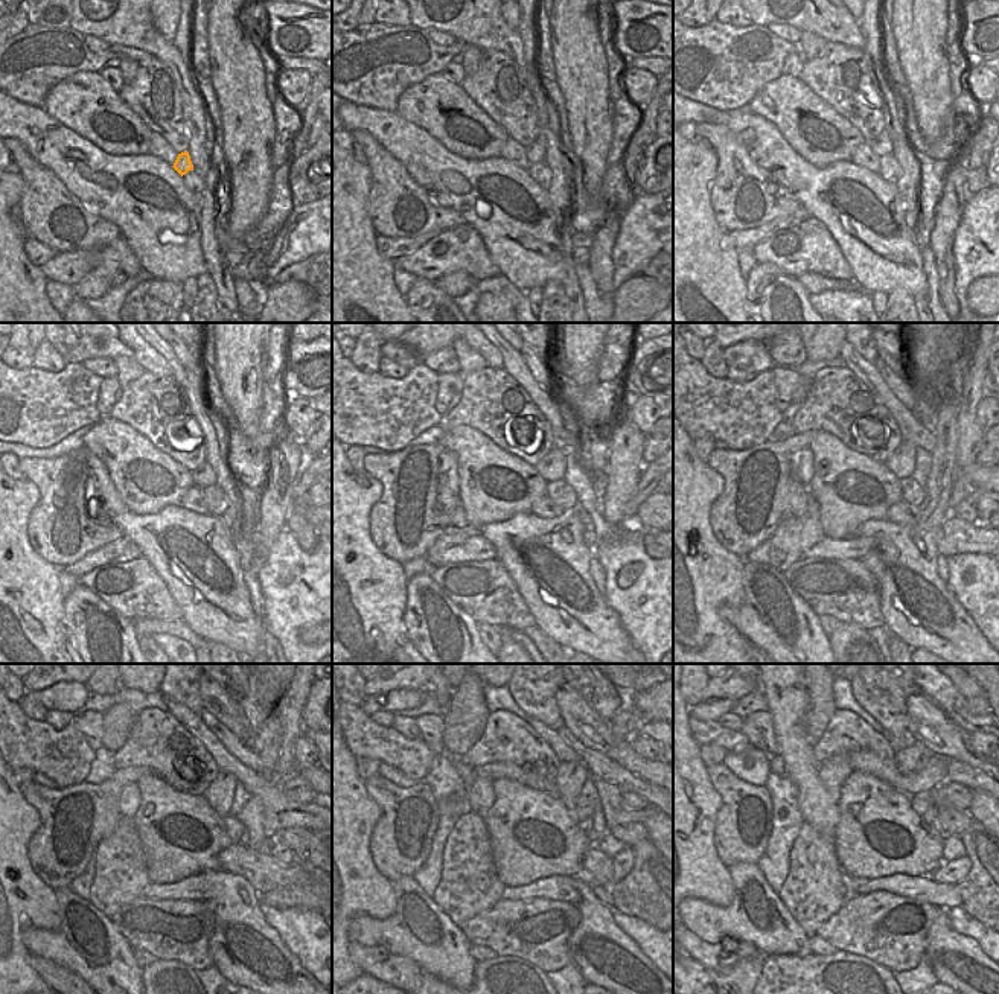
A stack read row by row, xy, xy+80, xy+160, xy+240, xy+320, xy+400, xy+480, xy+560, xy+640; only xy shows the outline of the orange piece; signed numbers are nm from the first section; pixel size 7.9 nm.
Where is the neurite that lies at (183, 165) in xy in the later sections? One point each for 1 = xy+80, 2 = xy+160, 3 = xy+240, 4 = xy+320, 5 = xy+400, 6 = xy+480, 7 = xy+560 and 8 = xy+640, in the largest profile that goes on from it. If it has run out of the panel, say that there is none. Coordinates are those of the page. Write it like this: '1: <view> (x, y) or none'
1: xy+80 (536, 151)
2: xy+160 (880, 145)
3: xy+240 (203, 475)
4: xy+320 (553, 466)
5: xy+400 (902, 461)
6: xy+480 (220, 795)
7: xy+560 (570, 777)
8: xy+640 (914, 757)

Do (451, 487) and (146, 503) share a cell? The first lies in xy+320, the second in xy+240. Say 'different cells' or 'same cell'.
different cells

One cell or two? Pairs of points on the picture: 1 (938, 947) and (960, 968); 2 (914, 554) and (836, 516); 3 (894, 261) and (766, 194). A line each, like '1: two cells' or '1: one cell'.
1: one cell
2: two cells
3: two cells

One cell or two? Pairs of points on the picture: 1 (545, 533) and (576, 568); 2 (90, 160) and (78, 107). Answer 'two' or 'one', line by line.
1: one
2: two

